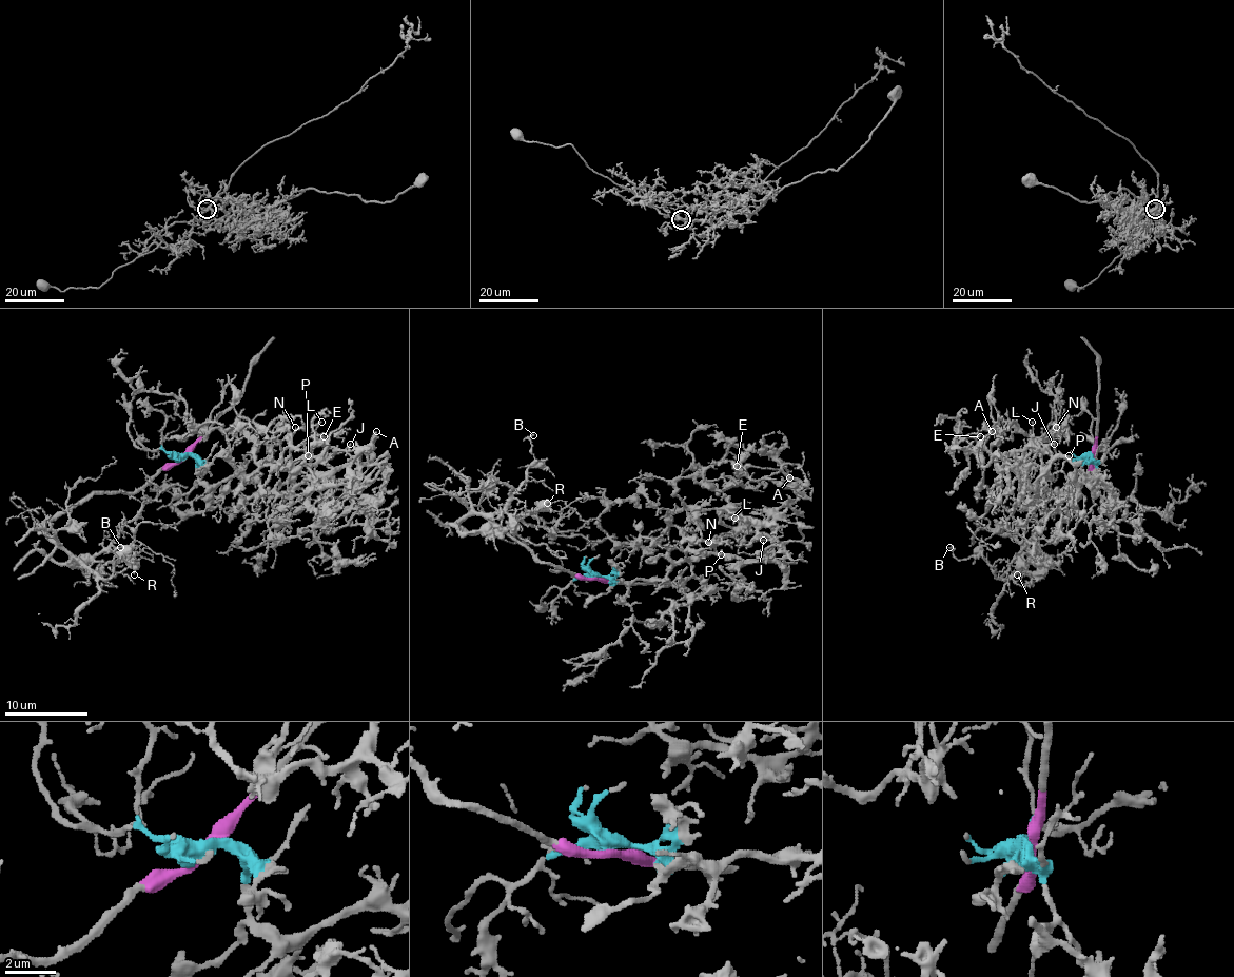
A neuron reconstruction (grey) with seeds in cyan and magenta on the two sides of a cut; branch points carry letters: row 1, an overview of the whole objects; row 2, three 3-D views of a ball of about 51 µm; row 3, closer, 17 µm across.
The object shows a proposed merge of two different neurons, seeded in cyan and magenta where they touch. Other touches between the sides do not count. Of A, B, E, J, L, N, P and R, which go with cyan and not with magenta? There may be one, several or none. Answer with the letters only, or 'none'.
A, E, J, L, N, P

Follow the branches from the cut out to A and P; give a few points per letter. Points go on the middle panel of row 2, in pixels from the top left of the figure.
A: (594, 579), (661, 580), (712, 553), (769, 560), (771, 518), (800, 489), (781, 464), (789, 479)
P: (594, 579), (661, 580), (678, 562), (771, 558), (771, 543), (725, 534), (721, 555)

